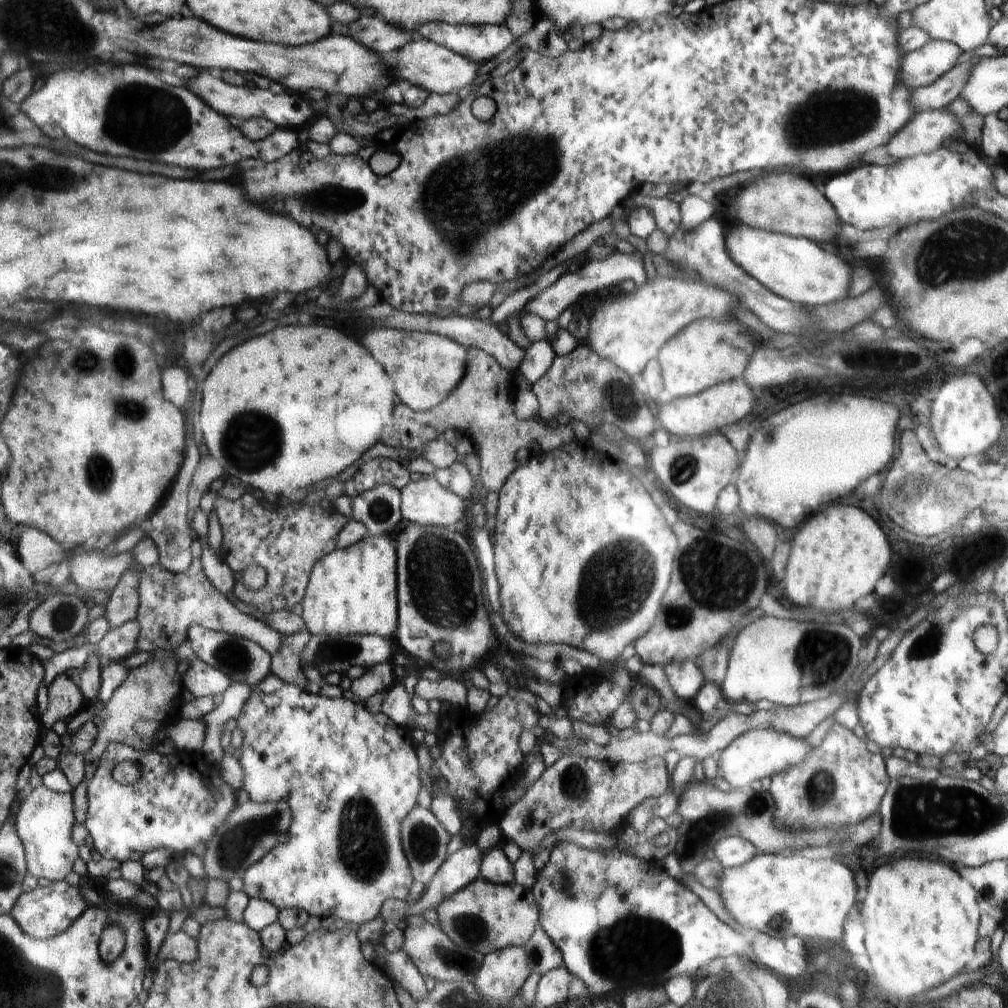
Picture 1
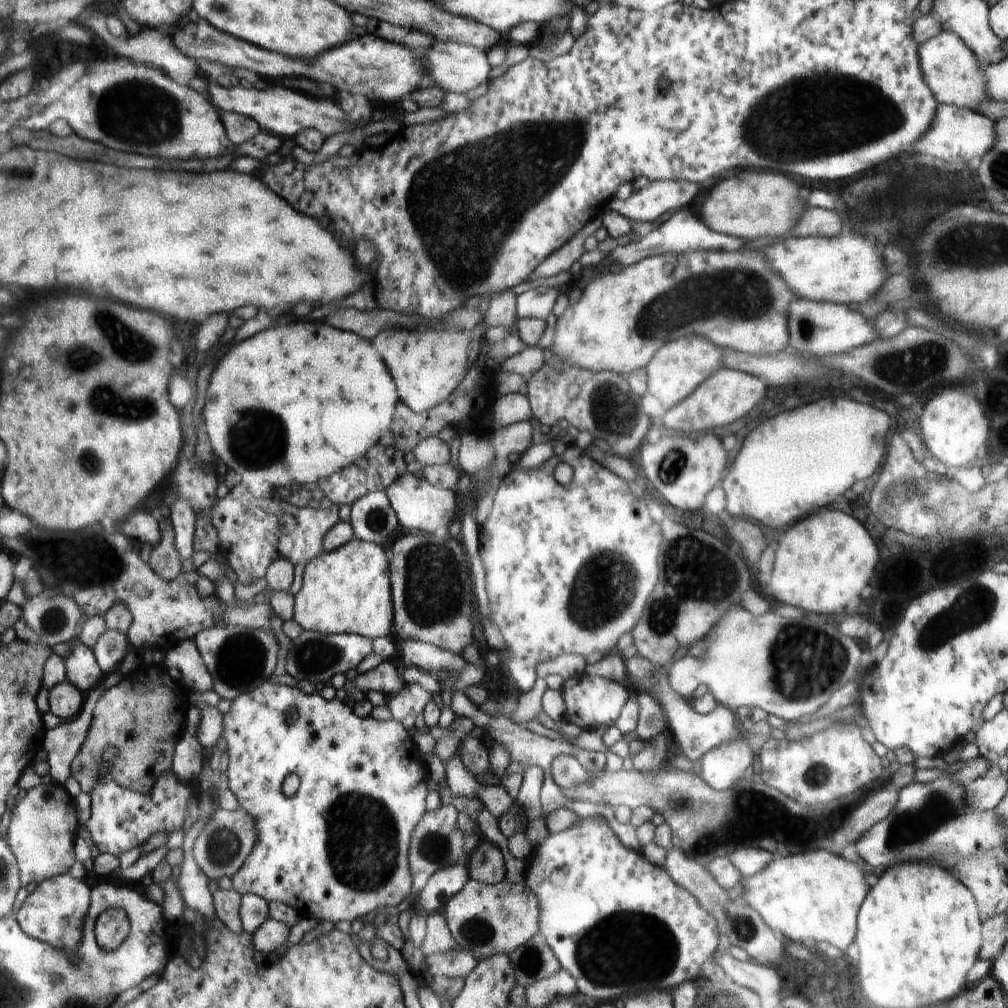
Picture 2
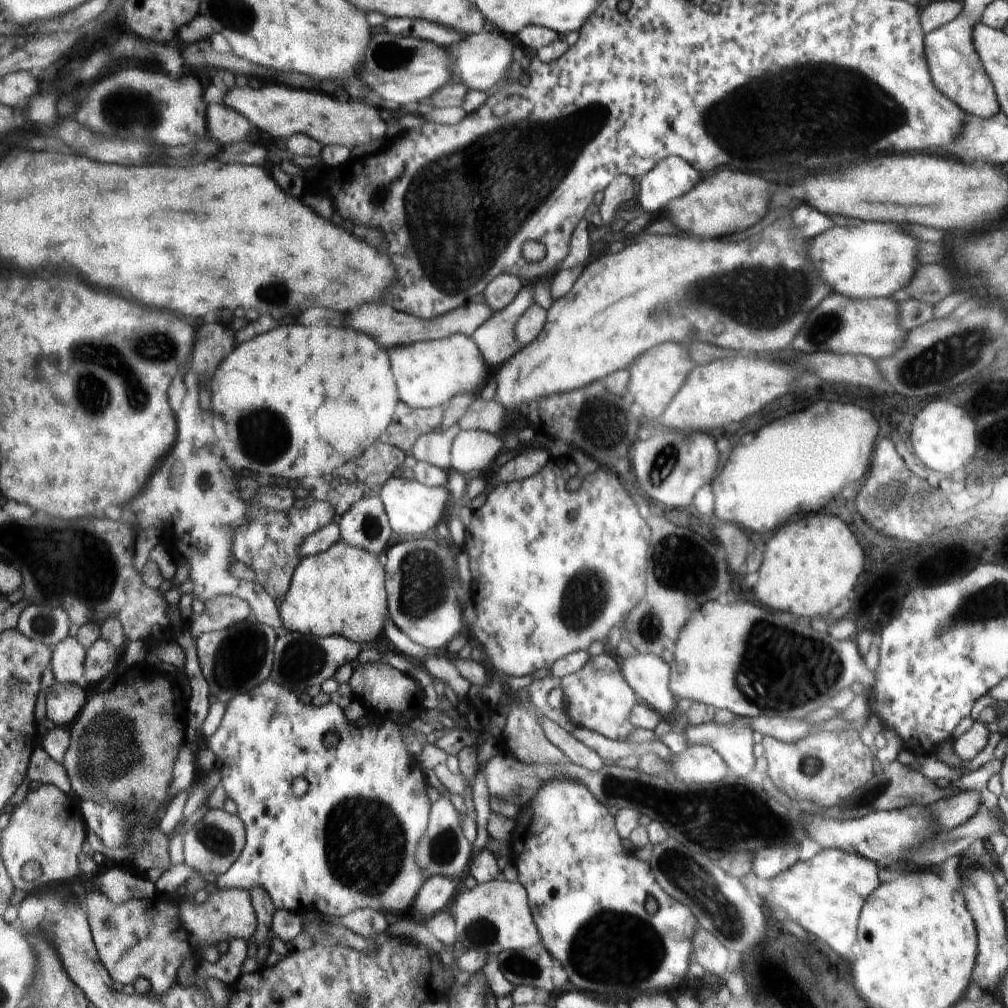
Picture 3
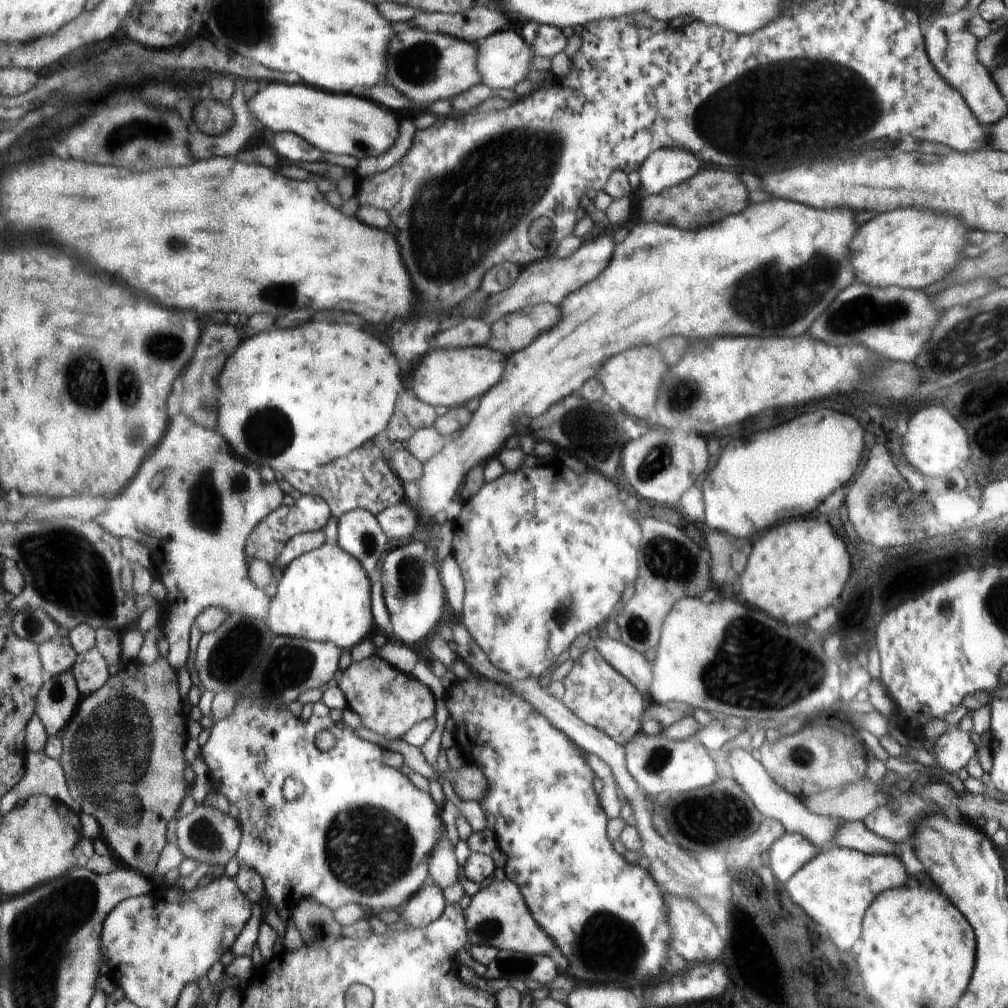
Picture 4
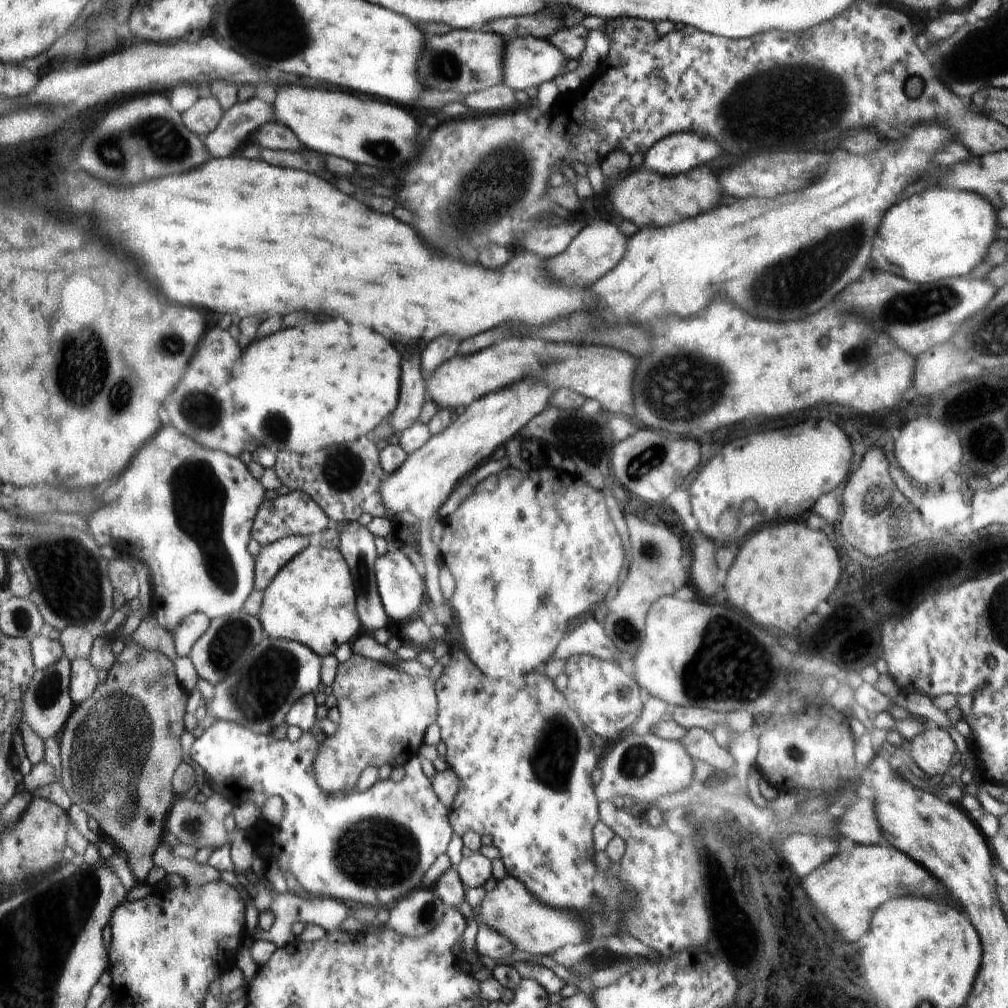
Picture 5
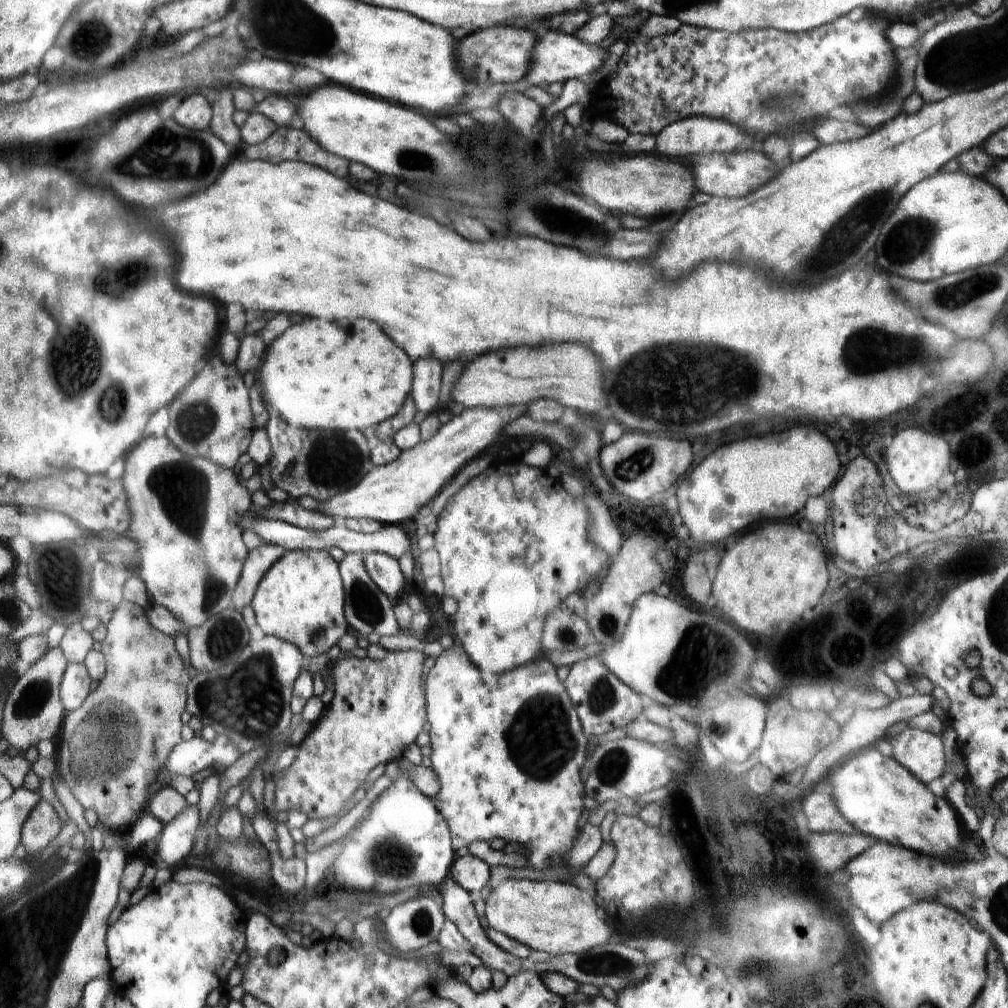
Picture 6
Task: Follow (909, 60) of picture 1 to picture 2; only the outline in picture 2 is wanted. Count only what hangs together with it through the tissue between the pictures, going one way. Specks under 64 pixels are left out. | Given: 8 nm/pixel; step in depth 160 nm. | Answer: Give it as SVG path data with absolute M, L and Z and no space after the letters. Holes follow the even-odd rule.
M940 31L919 45L918 52L924 82L939 103L969 109L989 100L985 96L984 66L980 66L977 56L954 33Z

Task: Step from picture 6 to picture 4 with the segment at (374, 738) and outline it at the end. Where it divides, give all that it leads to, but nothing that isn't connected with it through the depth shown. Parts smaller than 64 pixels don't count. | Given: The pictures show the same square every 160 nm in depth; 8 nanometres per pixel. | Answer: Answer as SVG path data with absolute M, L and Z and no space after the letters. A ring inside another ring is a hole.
M376 655L351 662L351 665L342 673L342 681L338 685L346 697L350 710L363 720L364 727L386 736L386 738L402 738L402 735L425 718L435 715L436 698L432 691L424 686L414 675L400 672L397 667L392 668L389 662Z

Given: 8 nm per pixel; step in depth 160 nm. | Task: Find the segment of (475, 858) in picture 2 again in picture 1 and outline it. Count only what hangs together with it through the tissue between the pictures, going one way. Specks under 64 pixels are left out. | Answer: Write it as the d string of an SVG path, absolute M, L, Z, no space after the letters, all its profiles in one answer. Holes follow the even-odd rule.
M492 847L483 853L480 861L480 878L494 884L507 886L515 880L513 864L503 851Z

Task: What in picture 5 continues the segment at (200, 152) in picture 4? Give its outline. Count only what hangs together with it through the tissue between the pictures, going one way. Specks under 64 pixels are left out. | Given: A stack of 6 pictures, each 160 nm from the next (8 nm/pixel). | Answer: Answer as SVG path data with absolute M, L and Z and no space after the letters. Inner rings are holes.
M258 97L247 101L236 101L226 112L220 124L202 138L203 146L213 158L234 154L246 136L254 134L273 116L272 104Z

